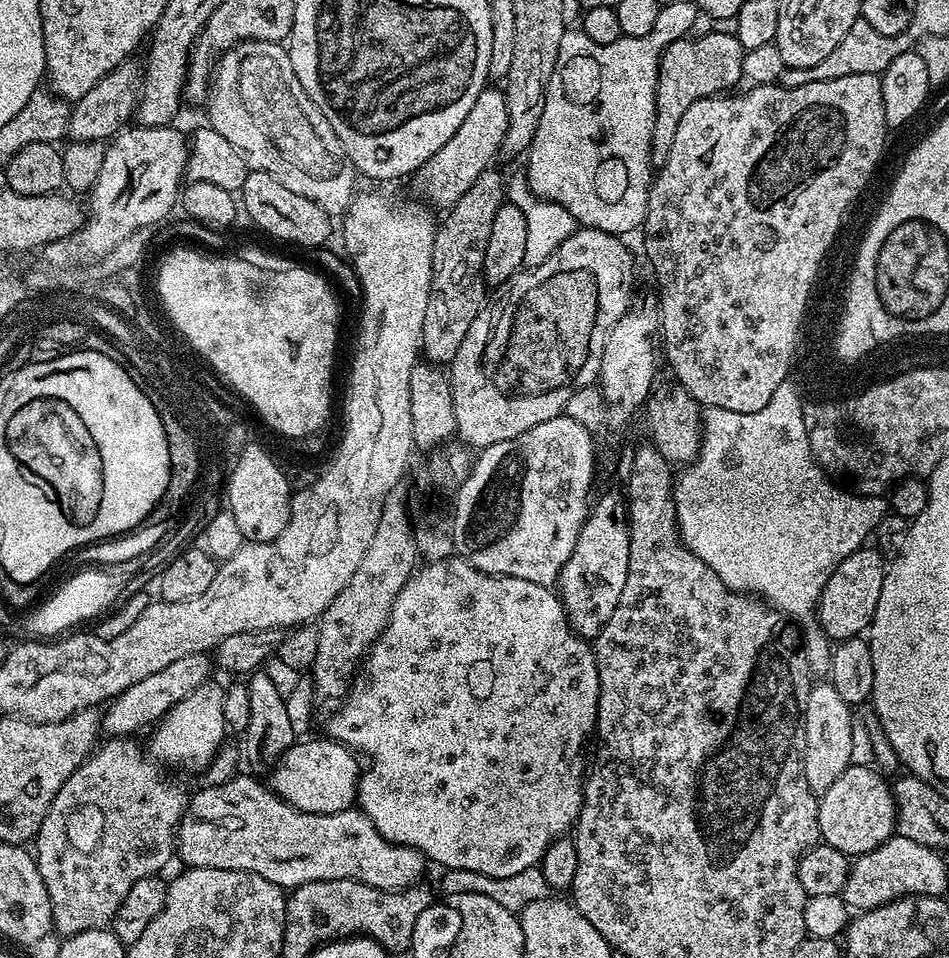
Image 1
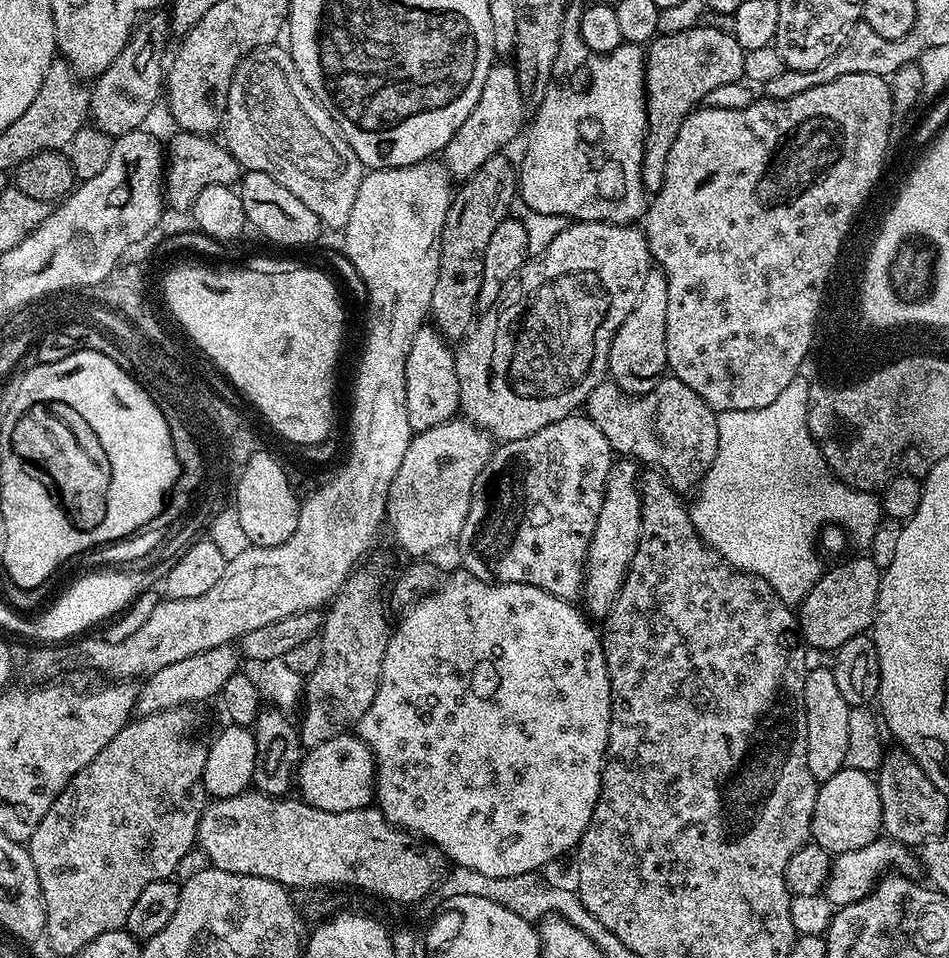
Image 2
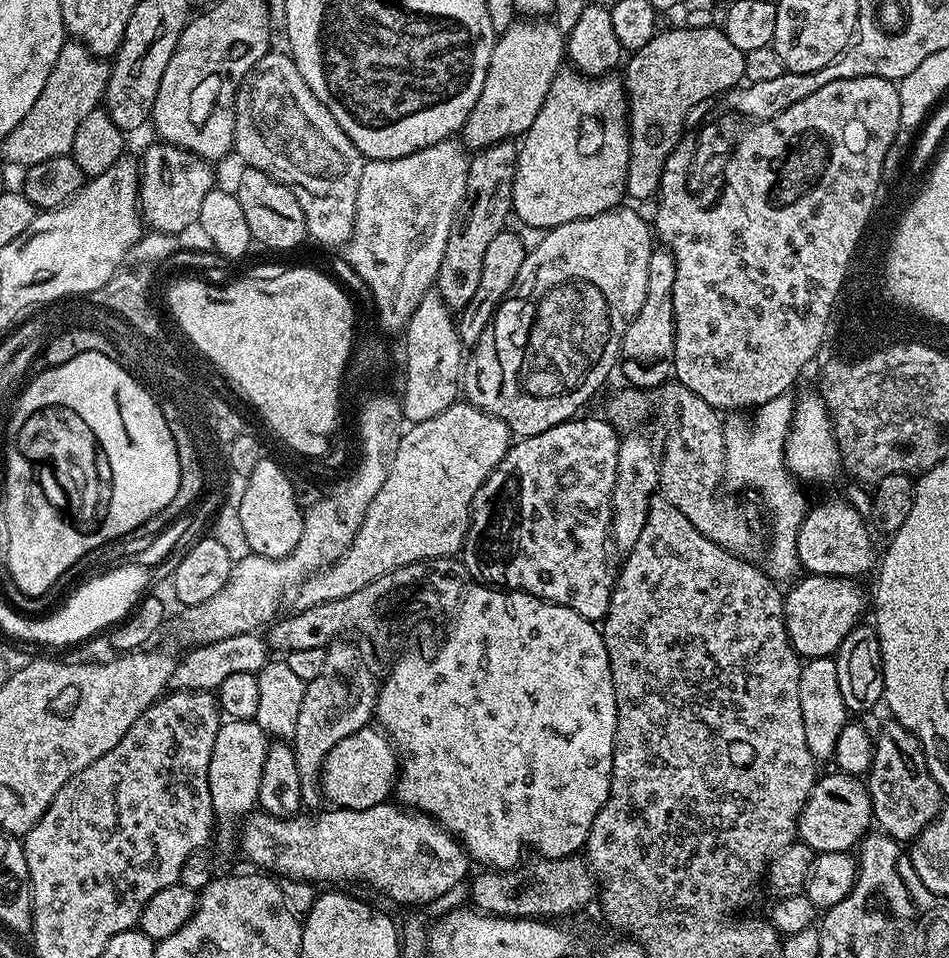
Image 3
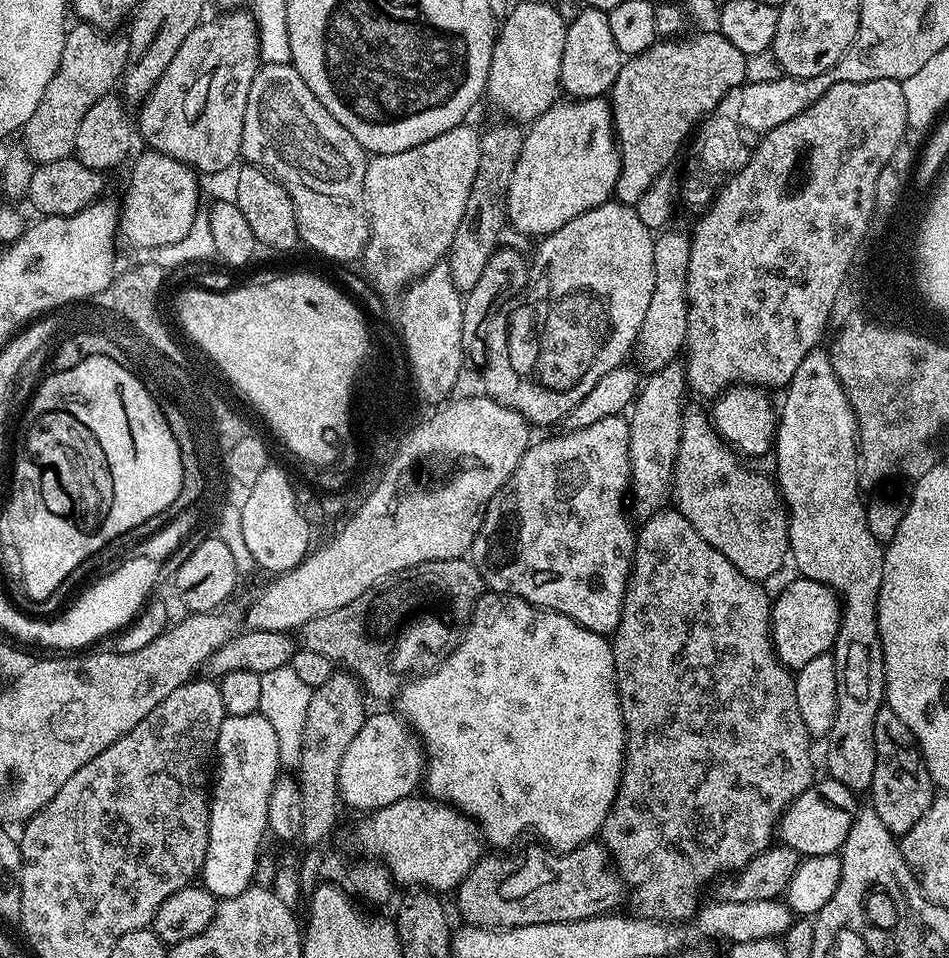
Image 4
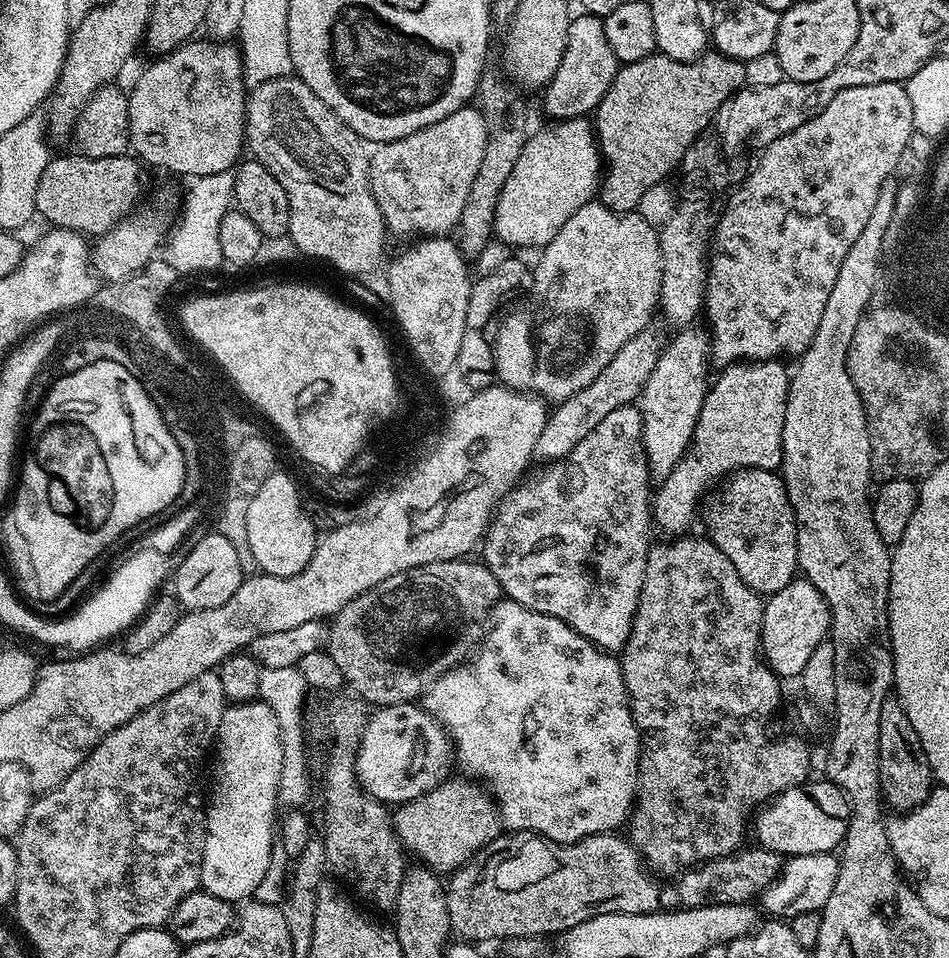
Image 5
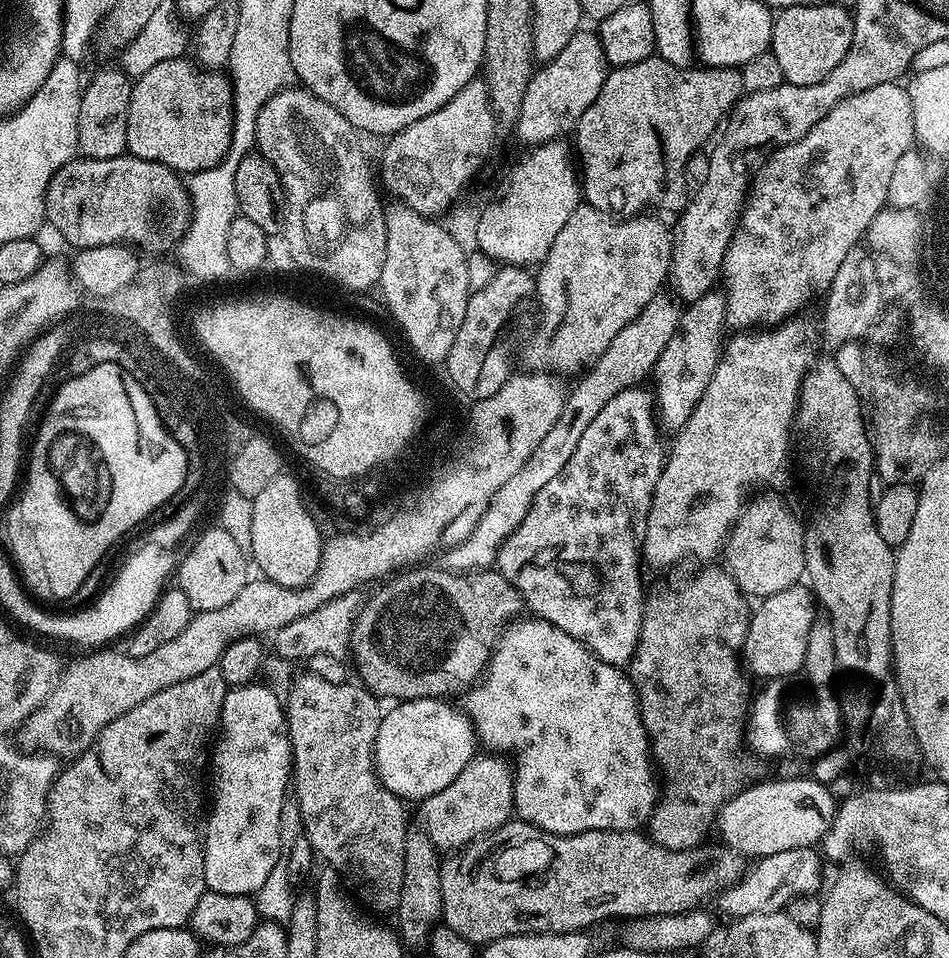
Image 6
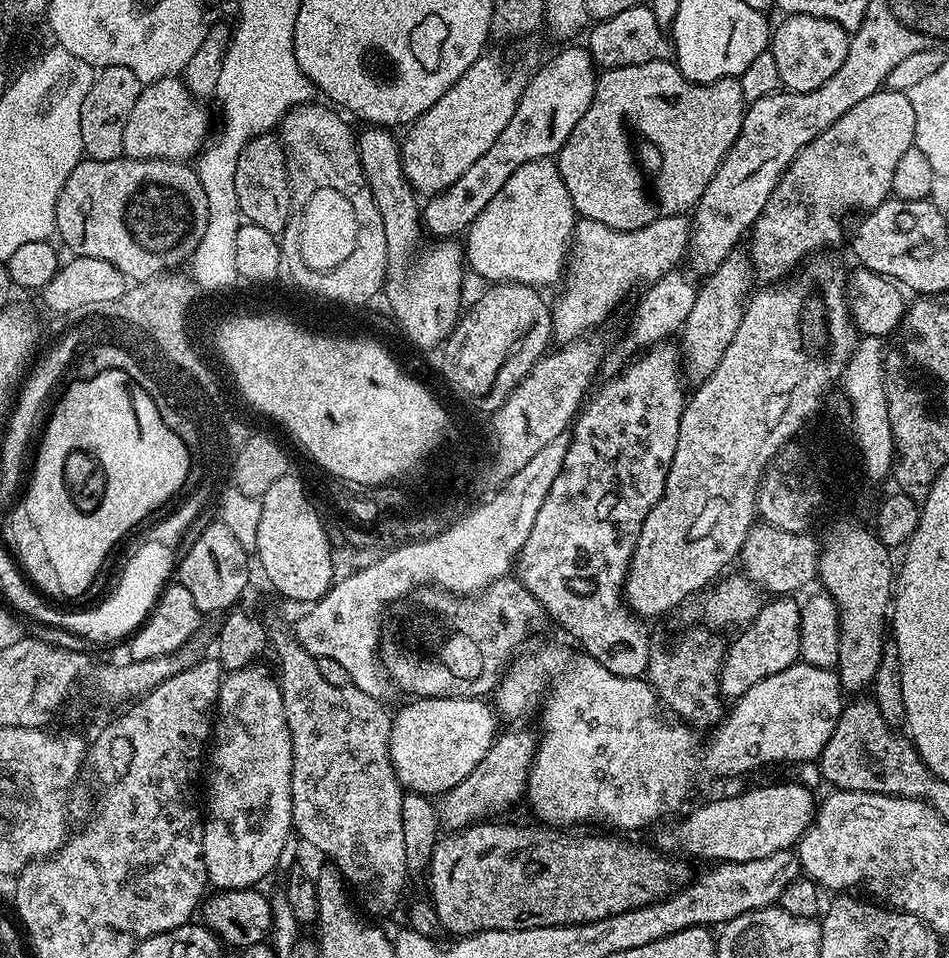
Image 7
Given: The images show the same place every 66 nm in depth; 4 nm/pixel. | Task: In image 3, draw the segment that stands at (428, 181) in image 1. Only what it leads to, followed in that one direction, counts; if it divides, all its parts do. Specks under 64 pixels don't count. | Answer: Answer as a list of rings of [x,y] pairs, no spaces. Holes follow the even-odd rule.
[[[520,18],[497,35],[482,94],[478,94],[478,102],[474,102],[474,110],[470,110],[462,129],[465,149],[489,148],[500,140],[523,137],[534,126],[534,118],[538,118],[538,110],[542,110],[542,102],[546,102],[550,86],[566,60],[565,33],[547,22],[544,18]]]

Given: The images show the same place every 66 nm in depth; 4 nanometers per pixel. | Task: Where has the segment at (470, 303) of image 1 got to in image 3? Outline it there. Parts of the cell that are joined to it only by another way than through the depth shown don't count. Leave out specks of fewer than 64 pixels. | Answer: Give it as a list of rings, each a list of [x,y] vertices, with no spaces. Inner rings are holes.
[[[500,140],[489,148],[479,149],[469,159],[468,177],[466,178],[466,194],[460,204],[460,211],[456,213],[456,221],[452,223],[450,238],[446,238],[446,254],[442,258],[442,266],[436,275],[435,291],[444,300],[447,308],[463,310],[474,298],[474,290],[478,290],[478,281],[482,279],[482,261],[490,242],[498,233],[505,231],[504,224],[513,215],[512,210],[512,183],[516,173],[516,154],[518,148],[512,140]]]

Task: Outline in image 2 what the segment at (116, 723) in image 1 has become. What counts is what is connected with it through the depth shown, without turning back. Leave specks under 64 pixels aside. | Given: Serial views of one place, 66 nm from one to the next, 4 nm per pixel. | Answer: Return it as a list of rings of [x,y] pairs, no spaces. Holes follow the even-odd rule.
[[[232,644],[214,646],[214,650],[202,650],[198,654],[190,654],[190,658],[170,662],[170,666],[162,666],[162,670],[147,677],[139,685],[135,711],[140,716],[149,716],[171,708],[200,706],[203,700],[208,700],[211,696],[212,699],[219,697],[222,686],[226,686],[226,678],[241,671],[241,668],[242,657]]]

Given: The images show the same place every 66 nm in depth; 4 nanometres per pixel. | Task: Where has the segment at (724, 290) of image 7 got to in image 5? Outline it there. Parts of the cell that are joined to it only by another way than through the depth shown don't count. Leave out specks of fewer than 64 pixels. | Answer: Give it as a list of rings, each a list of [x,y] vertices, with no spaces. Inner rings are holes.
[[[689,326],[679,329],[672,341],[665,343],[660,350],[658,362],[654,362],[654,370],[642,390],[638,407],[642,418],[642,442],[648,459],[648,475],[653,481],[666,479],[670,470],[683,458],[692,442],[692,435],[698,422],[698,414],[702,410],[704,396],[710,387],[710,336],[703,327]]]

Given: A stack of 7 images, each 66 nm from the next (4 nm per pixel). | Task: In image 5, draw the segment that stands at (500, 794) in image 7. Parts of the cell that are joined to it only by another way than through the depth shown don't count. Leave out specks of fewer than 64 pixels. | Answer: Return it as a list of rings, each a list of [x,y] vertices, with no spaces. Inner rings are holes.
[[[449,778],[443,784],[436,785],[426,794],[414,798],[410,802],[399,805],[394,812],[394,823],[396,826],[396,837],[400,839],[405,853],[412,852],[419,863],[431,868],[437,874],[451,874],[460,868],[465,862],[486,847],[502,832],[502,821],[500,810],[492,798],[492,793],[483,783],[472,778]]]

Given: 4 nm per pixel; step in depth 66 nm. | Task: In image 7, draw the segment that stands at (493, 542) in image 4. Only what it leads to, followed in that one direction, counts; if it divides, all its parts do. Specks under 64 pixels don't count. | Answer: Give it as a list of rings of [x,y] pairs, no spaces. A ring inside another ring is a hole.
[[[661,342],[641,351],[638,358],[633,359],[623,370],[611,377],[600,389],[595,389],[596,397],[589,399],[583,405],[582,411],[577,415],[570,428],[570,439],[566,450],[566,462],[562,462],[562,470],[558,478],[554,478],[554,486],[550,486],[550,494],[546,494],[546,502],[542,502],[542,510],[538,510],[538,518],[534,518],[534,528],[530,530],[530,538],[522,546],[519,557],[514,565],[514,575],[517,580],[542,602],[548,619],[554,625],[561,624],[574,639],[579,647],[589,656],[593,656],[610,674],[618,674],[622,678],[631,676],[643,677],[648,671],[648,659],[653,650],[653,645],[648,644],[648,632],[640,628],[641,621],[635,612],[628,607],[624,599],[624,579],[634,554],[634,546],[638,546],[638,534],[642,534],[642,522],[646,522],[646,514],[654,510],[658,498],[662,498],[666,486],[666,474],[670,474],[670,462],[674,462],[674,446],[678,446],[678,426],[682,422],[684,405],[686,403],[685,381],[682,379],[682,358],[678,353],[675,343]]]

